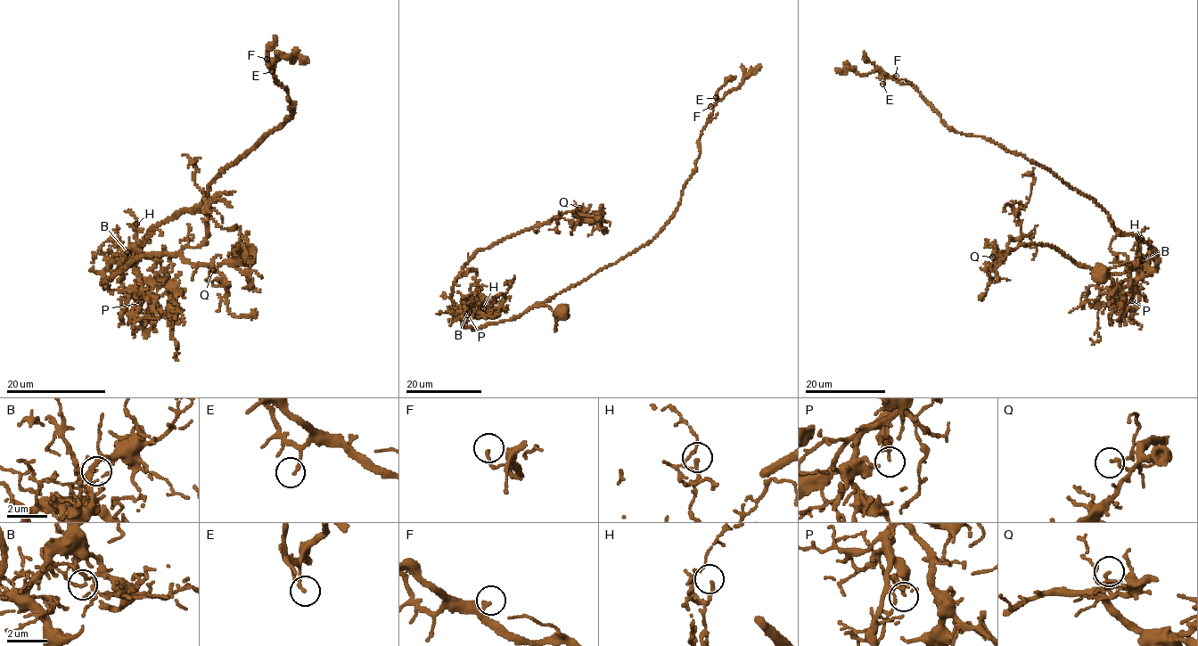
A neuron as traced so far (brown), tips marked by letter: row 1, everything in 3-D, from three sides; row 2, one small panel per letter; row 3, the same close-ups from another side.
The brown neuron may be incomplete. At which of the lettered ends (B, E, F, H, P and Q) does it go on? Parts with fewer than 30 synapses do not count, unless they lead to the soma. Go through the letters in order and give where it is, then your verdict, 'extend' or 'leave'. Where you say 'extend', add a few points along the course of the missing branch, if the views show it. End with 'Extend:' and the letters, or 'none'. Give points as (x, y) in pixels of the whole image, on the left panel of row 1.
B: at (127, 252); extend; missing branch runs (127, 252), (119, 242), (116, 249)
E: at (272, 71); leave
F: at (266, 59); leave
H: at (136, 224); leave
P: at (141, 302); leave
Q: at (213, 270); leave
Extend: B

